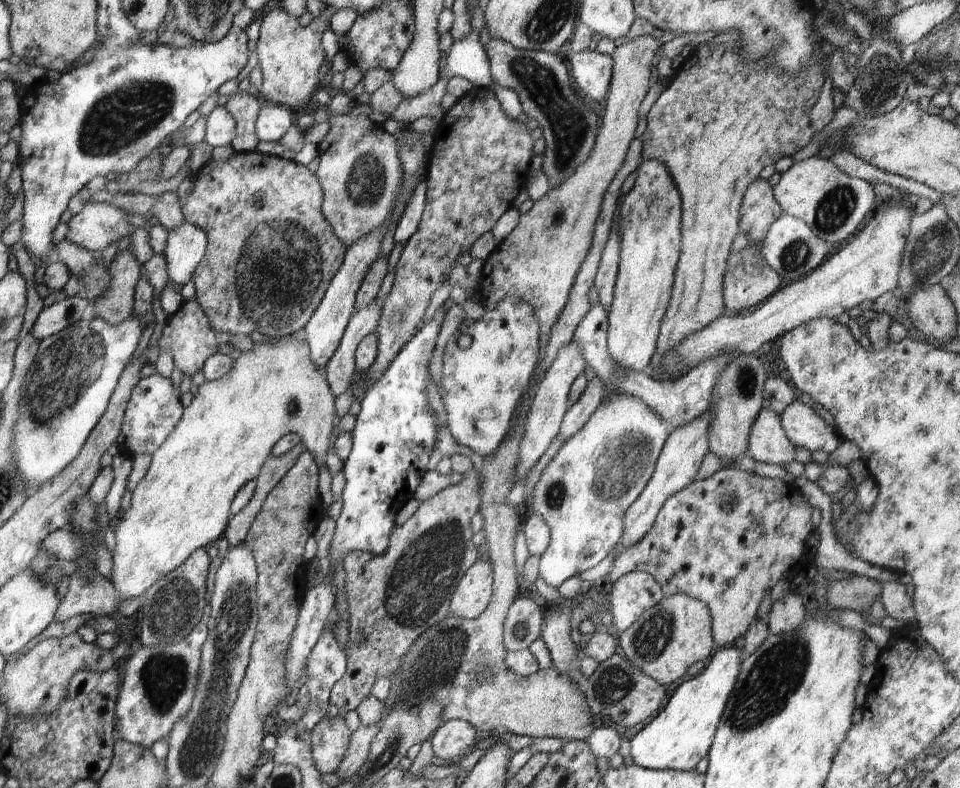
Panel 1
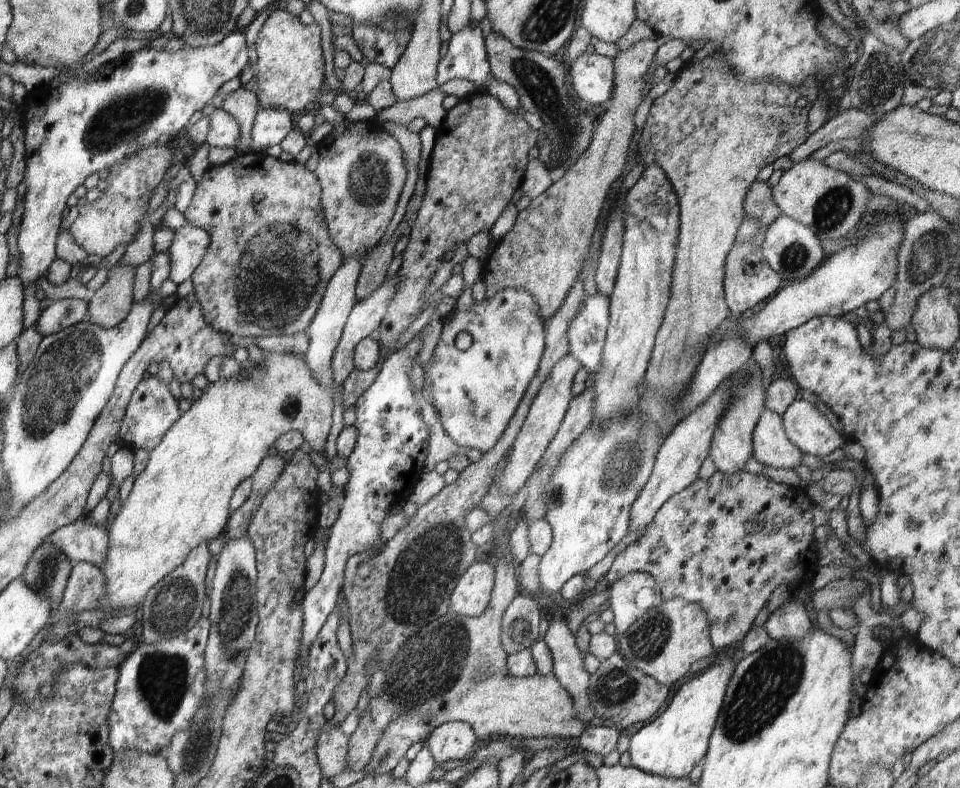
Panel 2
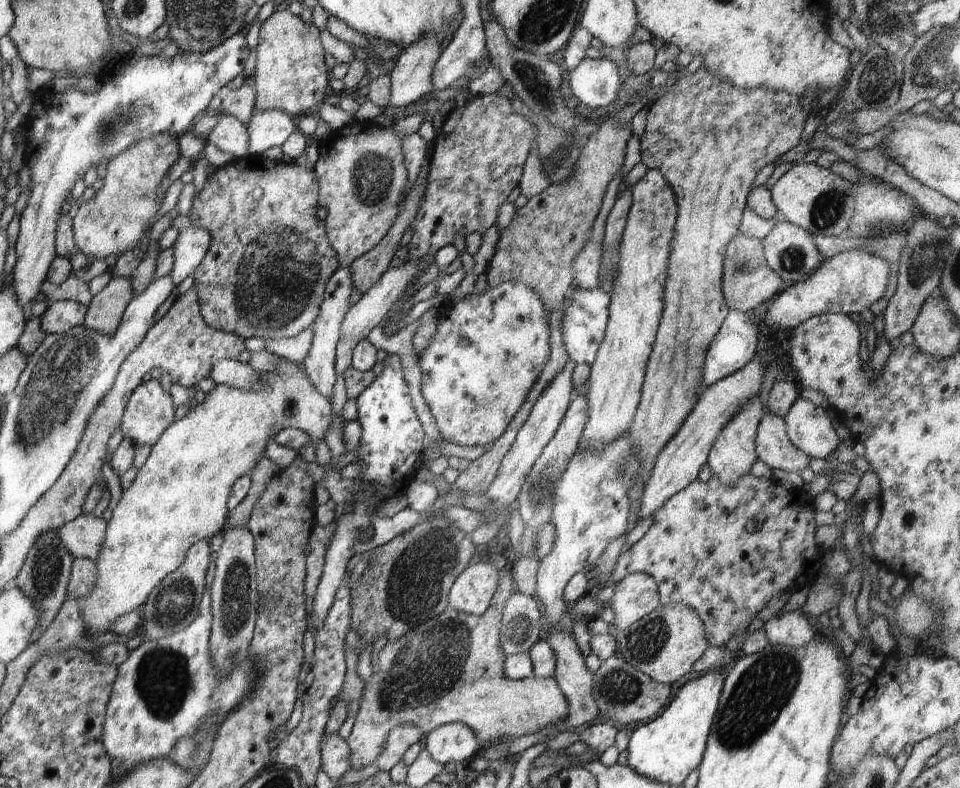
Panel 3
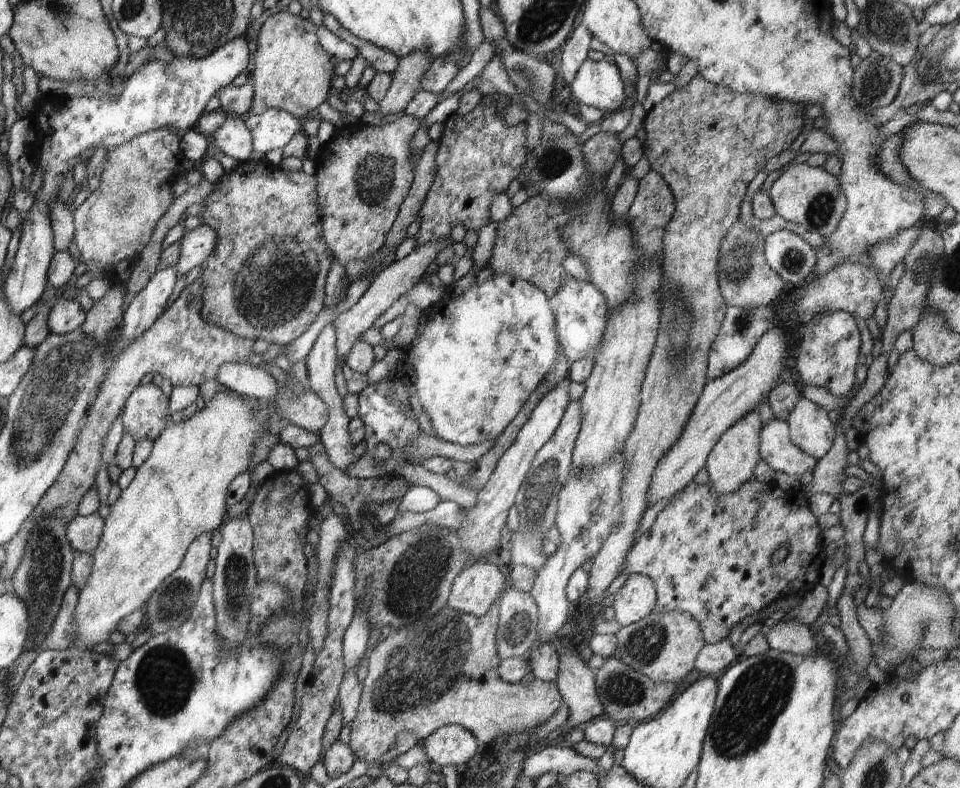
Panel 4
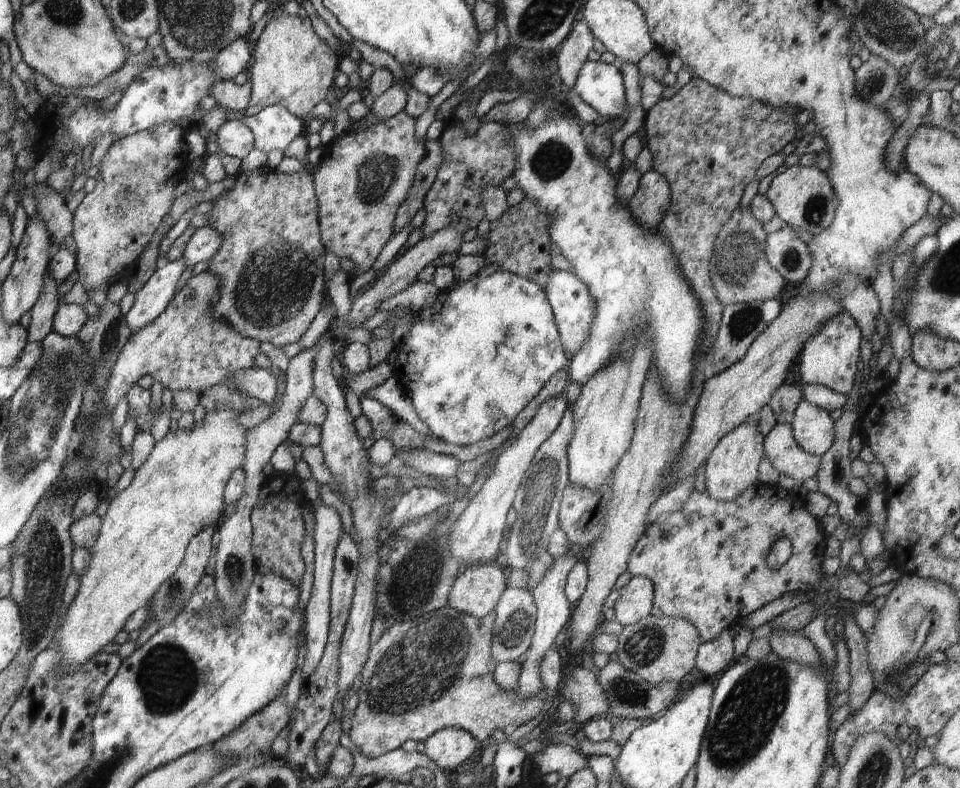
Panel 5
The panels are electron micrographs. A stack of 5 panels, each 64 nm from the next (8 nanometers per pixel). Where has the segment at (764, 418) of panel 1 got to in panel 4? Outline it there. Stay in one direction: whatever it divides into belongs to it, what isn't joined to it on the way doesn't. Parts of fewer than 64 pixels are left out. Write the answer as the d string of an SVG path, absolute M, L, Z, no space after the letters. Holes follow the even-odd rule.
M774 417L762 426L759 455L770 467L792 476L802 476L805 472L812 471L817 460L791 441L787 422Z

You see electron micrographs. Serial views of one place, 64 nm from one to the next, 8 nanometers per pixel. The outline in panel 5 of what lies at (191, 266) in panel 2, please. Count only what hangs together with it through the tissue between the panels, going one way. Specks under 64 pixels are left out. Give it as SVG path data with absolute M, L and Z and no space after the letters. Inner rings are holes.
M210 225L197 228L187 240L181 261L186 266L196 266L198 262L208 262L218 252L223 243L221 234Z

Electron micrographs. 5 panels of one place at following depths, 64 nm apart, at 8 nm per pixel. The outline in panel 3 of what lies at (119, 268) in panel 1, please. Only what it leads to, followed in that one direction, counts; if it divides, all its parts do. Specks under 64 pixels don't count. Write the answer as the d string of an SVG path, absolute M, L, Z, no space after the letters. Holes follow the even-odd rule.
M115 276L87 306L84 326L110 338L121 323L125 308L133 297L130 278Z

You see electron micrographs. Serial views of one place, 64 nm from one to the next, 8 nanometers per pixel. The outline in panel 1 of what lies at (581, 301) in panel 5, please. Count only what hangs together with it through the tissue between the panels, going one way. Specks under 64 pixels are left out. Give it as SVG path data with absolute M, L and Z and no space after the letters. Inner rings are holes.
M602 305L592 306L588 314L580 321L574 329L573 340L582 347L583 357L596 376L603 383L608 391L627 393L637 396L643 403L646 403L660 418L670 422L674 428L678 428L692 422L709 410L712 387L717 381L718 375L725 369L738 353L722 353L716 358L704 361L695 366L691 371L683 374L681 378L670 381L655 381L647 372L625 369L610 356L607 349L607 328L608 313Z

